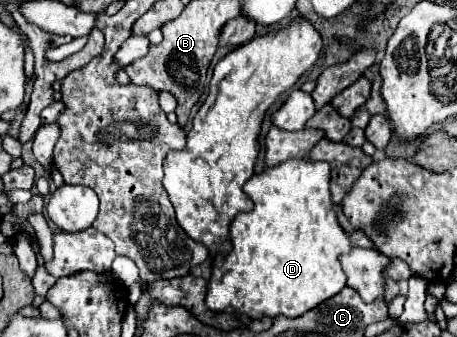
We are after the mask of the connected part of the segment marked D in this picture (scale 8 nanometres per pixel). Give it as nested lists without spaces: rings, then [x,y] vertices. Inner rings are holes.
[[[291,159],[251,177],[245,183],[243,189],[249,199],[253,199],[253,211],[239,213],[231,223],[233,249],[227,257],[223,257],[219,271],[211,273],[207,285],[205,303],[211,311],[223,313],[231,309],[235,315],[245,315],[249,319],[275,319],[279,315],[295,319],[337,295],[345,287],[347,277],[343,275],[337,257],[351,251],[351,239],[337,223],[337,215],[331,209],[329,177],[329,163]]]

